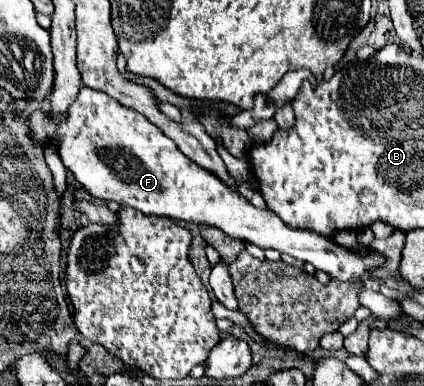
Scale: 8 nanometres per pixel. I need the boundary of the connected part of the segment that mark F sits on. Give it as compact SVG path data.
M81 85L79 97L71 105L69 121L57 125L47 121L43 111L35 111L29 127L35 143L43 145L49 139L59 139L59 157L63 159L63 165L97 199L117 201L123 207L141 211L143 215L159 215L175 221L217 227L233 239L253 243L261 249L277 249L285 255L311 263L315 269L321 269L333 279L345 283L355 283L363 273L373 271L375 265L383 265L383 257L367 251L367 247L341 247L329 237L321 237L311 231L295 231L275 213L253 207L217 175L185 157L179 147L175 147L175 143L149 119L123 107L103 91Z

